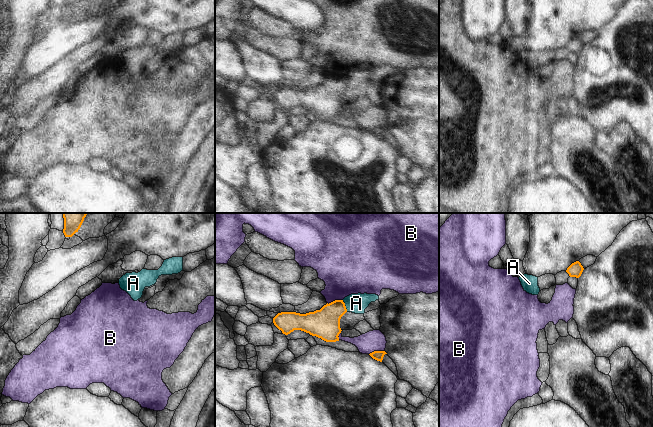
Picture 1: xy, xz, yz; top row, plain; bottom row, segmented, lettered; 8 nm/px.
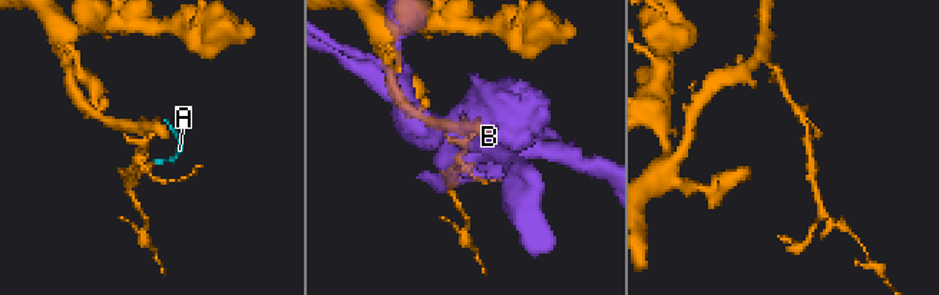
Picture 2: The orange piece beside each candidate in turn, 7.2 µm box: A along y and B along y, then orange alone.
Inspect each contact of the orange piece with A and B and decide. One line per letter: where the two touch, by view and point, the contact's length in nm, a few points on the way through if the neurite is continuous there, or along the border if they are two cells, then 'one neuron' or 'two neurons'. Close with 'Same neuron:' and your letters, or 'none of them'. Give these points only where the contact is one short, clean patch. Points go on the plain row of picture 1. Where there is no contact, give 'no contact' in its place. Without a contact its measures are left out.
A: xz (345, 82) | 100 nm | along xz (342, 76), (347, 87) | two neurons
B: xz (334, 77) | 130 nm | two neurons
Same neuron: none of them

